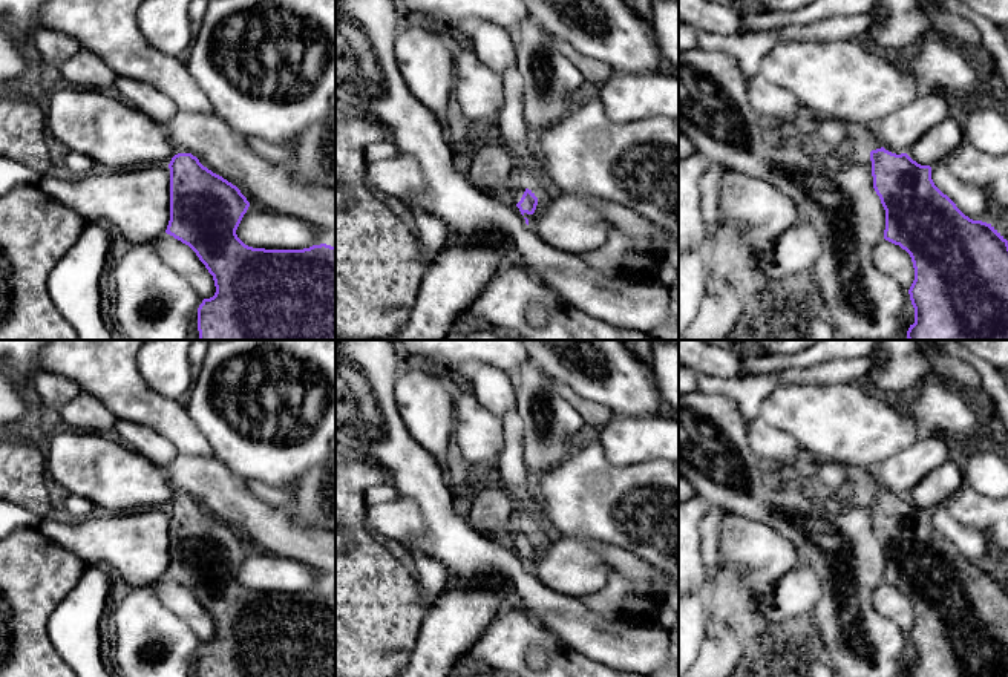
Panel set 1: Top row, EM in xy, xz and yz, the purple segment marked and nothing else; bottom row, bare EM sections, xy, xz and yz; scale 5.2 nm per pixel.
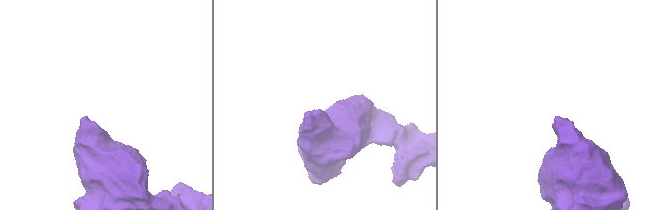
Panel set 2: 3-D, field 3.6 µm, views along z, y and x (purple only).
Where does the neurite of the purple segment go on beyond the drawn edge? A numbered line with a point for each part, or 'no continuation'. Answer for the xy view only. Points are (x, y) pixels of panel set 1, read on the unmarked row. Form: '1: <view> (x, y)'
no continuation

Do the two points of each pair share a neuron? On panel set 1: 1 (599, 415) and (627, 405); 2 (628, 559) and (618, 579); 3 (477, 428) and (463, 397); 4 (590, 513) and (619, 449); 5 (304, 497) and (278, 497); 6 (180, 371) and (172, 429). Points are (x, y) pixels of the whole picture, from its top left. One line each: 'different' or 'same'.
1: different
2: different
3: same
4: different
5: different
6: different

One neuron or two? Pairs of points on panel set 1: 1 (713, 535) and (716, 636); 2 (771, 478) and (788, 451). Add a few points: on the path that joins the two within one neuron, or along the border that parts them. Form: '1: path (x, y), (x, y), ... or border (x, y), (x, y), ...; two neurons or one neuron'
1: path (711, 559), (708, 611); one neuron
2: border (765, 461), (786, 464), (798, 481); two neurons

